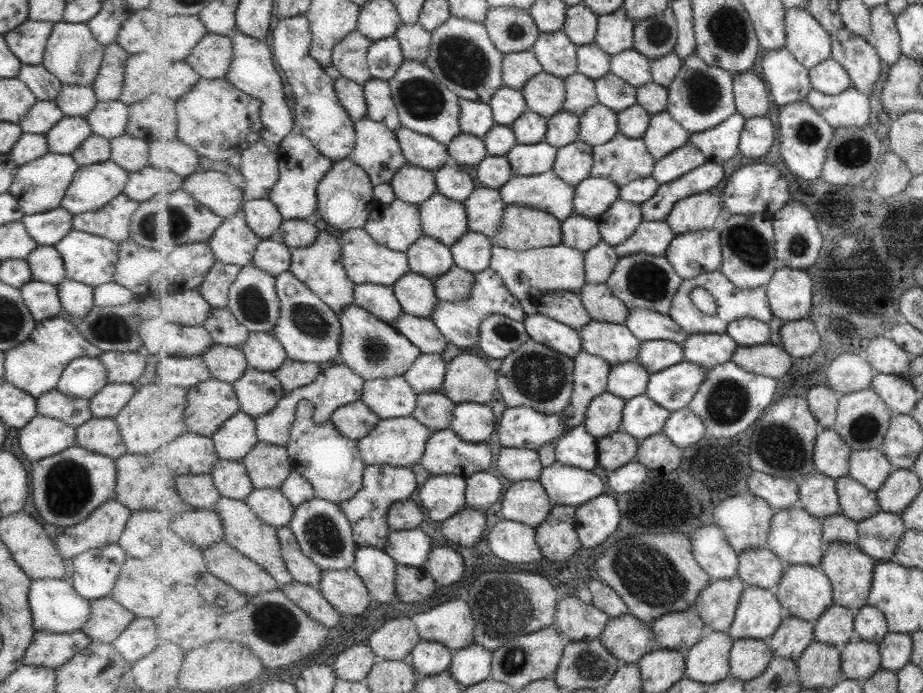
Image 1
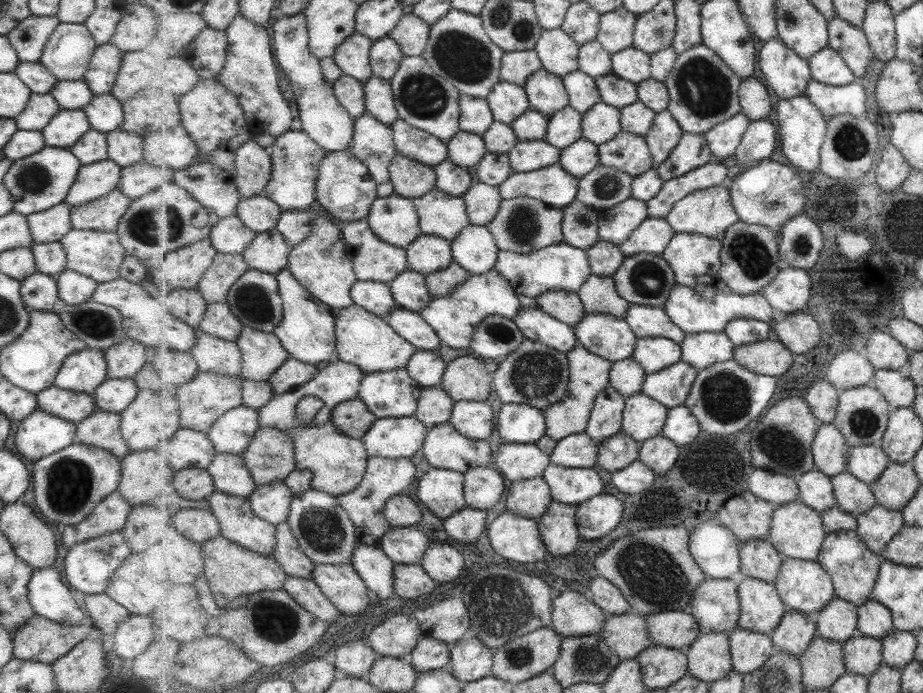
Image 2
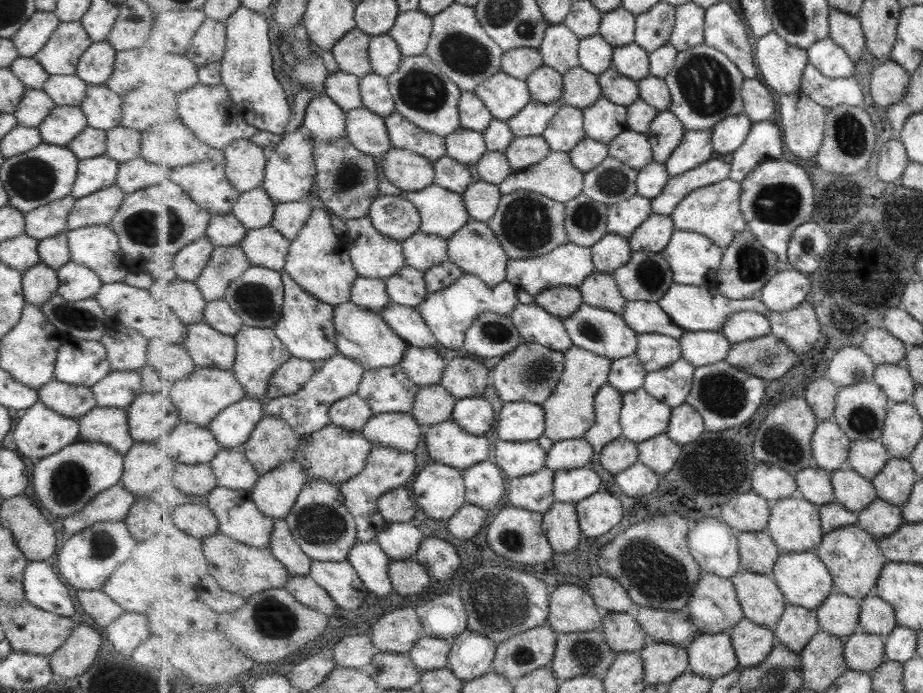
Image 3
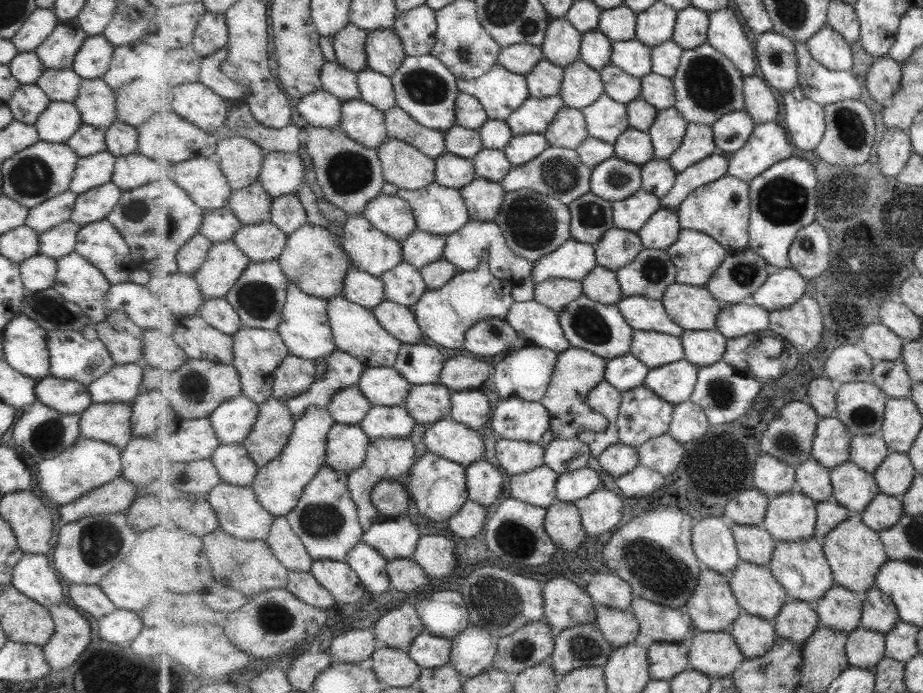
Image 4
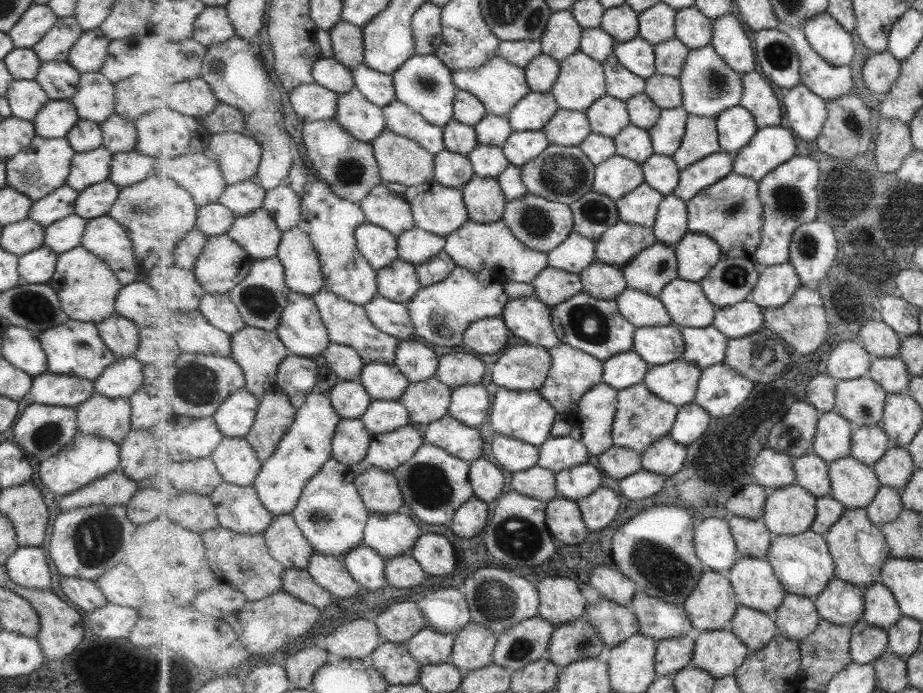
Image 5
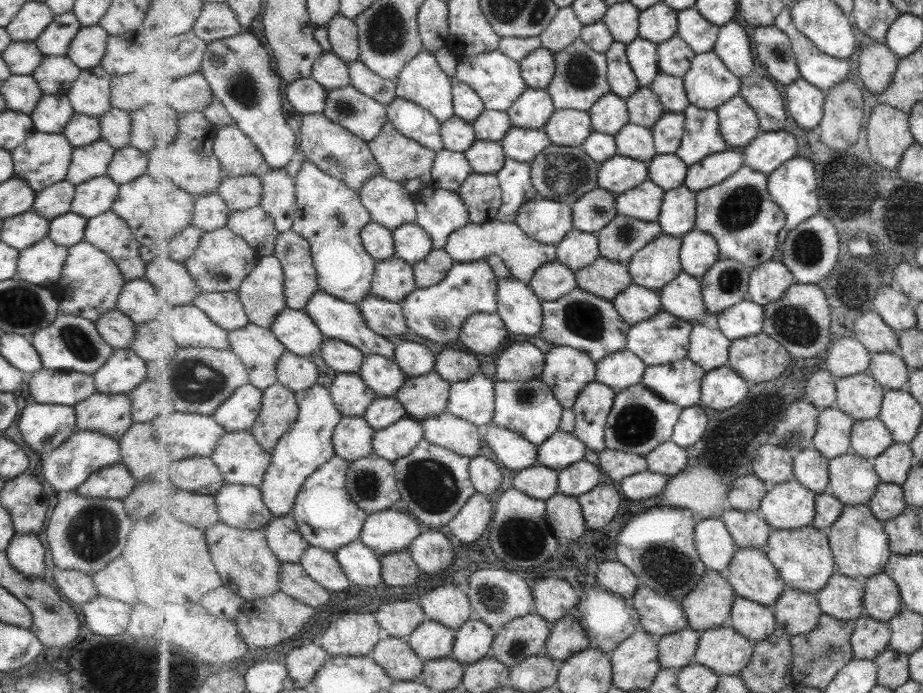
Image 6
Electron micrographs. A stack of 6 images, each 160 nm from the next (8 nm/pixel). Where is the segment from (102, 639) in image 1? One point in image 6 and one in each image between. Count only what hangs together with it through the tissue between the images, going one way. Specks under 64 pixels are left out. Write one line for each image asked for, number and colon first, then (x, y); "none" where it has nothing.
2: (106, 614)
3: (96, 603)
4: (88, 598)
5: (85, 595)
6: (77, 587)

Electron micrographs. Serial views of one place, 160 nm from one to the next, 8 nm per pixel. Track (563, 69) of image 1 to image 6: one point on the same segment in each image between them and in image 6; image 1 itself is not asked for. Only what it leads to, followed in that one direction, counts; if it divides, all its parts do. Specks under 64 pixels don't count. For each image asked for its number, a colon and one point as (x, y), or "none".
2: (559, 53)
3: (560, 48)
4: (562, 45)
5: (563, 38)
6: (565, 28)

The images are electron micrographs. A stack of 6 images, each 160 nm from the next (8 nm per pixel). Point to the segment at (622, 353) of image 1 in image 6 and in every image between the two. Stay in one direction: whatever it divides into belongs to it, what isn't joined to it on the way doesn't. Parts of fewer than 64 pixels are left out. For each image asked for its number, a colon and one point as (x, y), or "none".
2: (609, 336)
3: (601, 331)
4: (588, 324)
5: (594, 325)
6: (582, 320)

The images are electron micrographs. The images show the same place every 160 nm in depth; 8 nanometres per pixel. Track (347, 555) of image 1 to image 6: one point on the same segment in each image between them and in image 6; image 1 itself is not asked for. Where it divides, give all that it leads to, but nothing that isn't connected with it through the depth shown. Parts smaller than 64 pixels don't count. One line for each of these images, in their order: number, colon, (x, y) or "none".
2: (326, 532)
3: (321, 522)
4: (327, 519)
5: (331, 513)
6: (328, 517)

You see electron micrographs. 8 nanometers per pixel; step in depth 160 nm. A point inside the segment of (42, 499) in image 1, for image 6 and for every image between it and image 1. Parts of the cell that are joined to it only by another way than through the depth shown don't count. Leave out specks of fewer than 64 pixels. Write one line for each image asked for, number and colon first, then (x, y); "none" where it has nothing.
2: (68, 484)
3: (64, 482)
4: (86, 464)
5: (87, 458)
6: (83, 452)

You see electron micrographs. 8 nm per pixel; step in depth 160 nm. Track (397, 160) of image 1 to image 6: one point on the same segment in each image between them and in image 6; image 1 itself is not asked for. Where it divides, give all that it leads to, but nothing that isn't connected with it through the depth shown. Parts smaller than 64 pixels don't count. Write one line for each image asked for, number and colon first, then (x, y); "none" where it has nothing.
2: (374, 143)
3: (369, 132)
4: (364, 122)
5: (365, 120)
6: (365, 117)

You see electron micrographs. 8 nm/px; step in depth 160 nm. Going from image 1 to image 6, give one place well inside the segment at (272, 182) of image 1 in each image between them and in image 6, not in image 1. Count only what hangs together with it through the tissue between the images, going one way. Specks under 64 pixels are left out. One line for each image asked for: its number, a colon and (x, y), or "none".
2: (254, 166)
3: (246, 166)
4: (242, 159)
5: (239, 155)
6: (239, 155)

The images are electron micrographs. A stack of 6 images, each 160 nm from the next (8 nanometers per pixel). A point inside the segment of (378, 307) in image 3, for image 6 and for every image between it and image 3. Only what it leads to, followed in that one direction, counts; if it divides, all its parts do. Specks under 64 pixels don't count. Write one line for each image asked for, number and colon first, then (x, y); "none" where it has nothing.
4: (361, 287)
5: (331, 221)
6: (331, 216)

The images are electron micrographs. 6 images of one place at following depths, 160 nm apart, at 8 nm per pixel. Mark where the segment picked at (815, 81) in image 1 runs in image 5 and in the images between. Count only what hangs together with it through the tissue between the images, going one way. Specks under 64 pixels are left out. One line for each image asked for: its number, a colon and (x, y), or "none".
2: (828, 66)
3: (832, 59)
4: (830, 48)
5: (828, 36)

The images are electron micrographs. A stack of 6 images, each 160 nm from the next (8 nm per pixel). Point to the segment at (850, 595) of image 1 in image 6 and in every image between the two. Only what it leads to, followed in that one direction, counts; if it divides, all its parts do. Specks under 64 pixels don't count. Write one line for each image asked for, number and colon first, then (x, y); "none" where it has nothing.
2: (854, 567)
3: (853, 555)
4: (856, 552)
5: (860, 549)
6: (861, 546)

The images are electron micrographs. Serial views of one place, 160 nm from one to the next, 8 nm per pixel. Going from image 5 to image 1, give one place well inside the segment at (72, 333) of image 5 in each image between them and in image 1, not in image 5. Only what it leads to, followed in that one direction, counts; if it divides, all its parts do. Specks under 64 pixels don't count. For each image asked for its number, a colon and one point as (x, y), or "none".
1: (83, 377)
2: (82, 371)
3: (78, 362)
4: (78, 355)

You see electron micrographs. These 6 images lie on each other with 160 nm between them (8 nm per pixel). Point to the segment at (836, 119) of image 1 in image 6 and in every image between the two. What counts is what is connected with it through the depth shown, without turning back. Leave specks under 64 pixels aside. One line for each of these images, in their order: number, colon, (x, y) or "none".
2: (850, 99)
3: (831, 92)
4: (827, 86)
5: (830, 81)
6: (816, 66)

